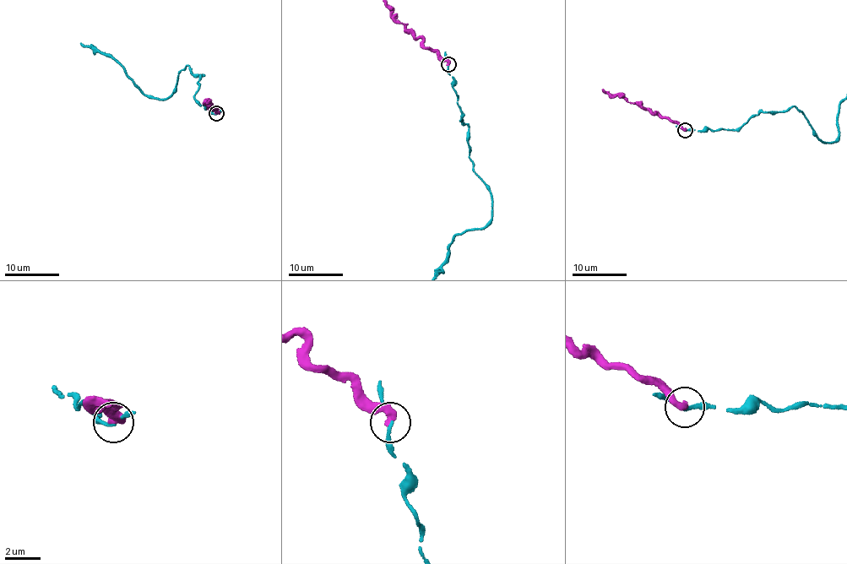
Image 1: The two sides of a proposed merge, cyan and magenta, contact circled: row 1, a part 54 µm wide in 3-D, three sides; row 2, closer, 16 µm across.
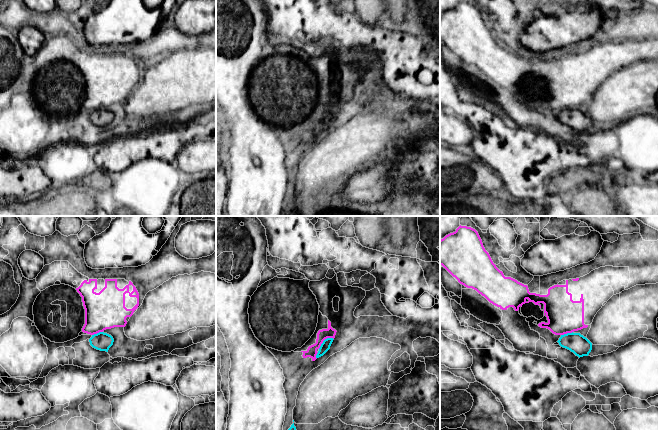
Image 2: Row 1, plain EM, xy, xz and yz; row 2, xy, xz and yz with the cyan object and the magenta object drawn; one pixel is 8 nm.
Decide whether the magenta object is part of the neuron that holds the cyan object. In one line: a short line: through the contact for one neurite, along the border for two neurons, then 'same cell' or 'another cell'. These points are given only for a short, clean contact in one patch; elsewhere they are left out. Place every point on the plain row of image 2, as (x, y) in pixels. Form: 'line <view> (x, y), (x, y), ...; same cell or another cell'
line xz (333, 114), (326, 114), (318, 124); another cell

